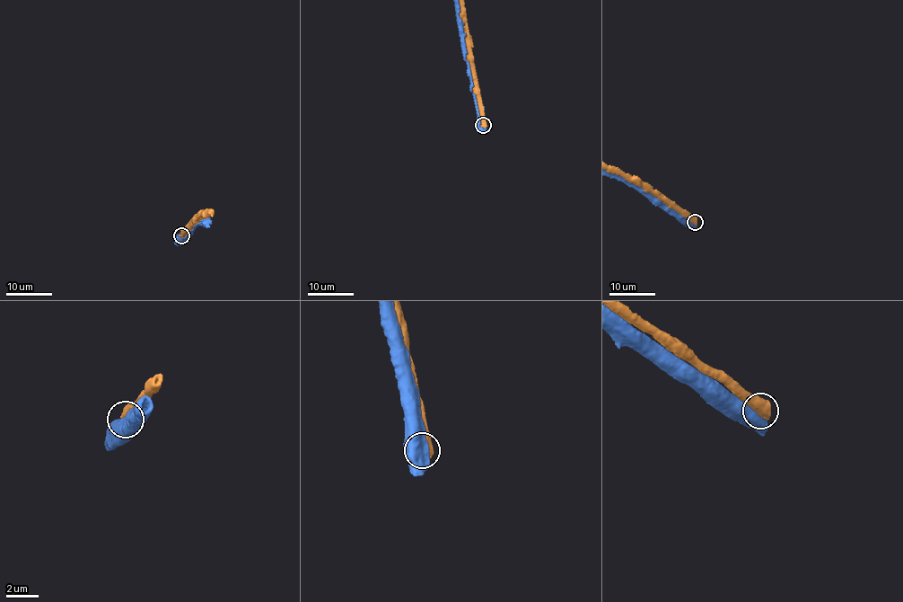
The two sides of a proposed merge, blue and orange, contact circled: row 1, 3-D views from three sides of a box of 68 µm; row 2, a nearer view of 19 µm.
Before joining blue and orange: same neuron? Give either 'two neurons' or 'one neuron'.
two neurons

